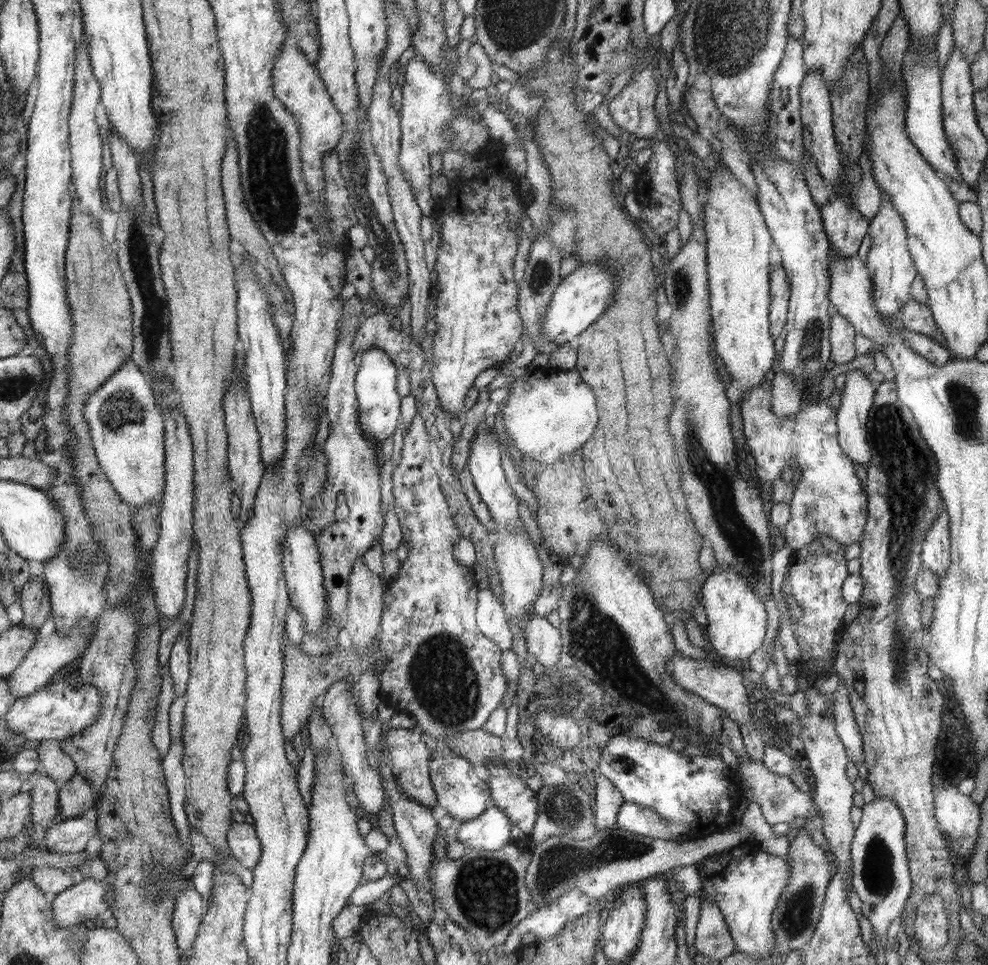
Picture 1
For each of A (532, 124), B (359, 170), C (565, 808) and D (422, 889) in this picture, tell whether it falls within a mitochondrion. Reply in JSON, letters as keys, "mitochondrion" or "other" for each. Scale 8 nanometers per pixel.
{"A":"other","B":"mitochondrion","C":"mitochondrion","D":"other"}

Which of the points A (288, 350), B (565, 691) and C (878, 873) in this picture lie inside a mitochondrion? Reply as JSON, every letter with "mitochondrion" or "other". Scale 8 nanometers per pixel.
{"A":"other","B":"mitochondrion","C":"mitochondrion"}

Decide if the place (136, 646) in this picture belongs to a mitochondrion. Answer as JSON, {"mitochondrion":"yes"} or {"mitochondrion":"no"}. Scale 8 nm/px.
{"mitochondrion":"no"}

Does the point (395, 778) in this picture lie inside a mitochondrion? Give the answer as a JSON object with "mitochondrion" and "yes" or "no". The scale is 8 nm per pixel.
{"mitochondrion":"no"}

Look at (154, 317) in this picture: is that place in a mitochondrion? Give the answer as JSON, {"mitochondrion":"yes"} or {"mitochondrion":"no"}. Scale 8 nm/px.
{"mitochondrion":"yes"}

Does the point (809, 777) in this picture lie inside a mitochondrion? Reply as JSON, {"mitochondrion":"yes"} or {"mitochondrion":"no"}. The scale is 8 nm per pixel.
{"mitochondrion":"no"}

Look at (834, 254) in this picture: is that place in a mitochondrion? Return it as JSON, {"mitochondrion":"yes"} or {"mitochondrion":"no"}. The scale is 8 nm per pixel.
{"mitochondrion":"no"}

